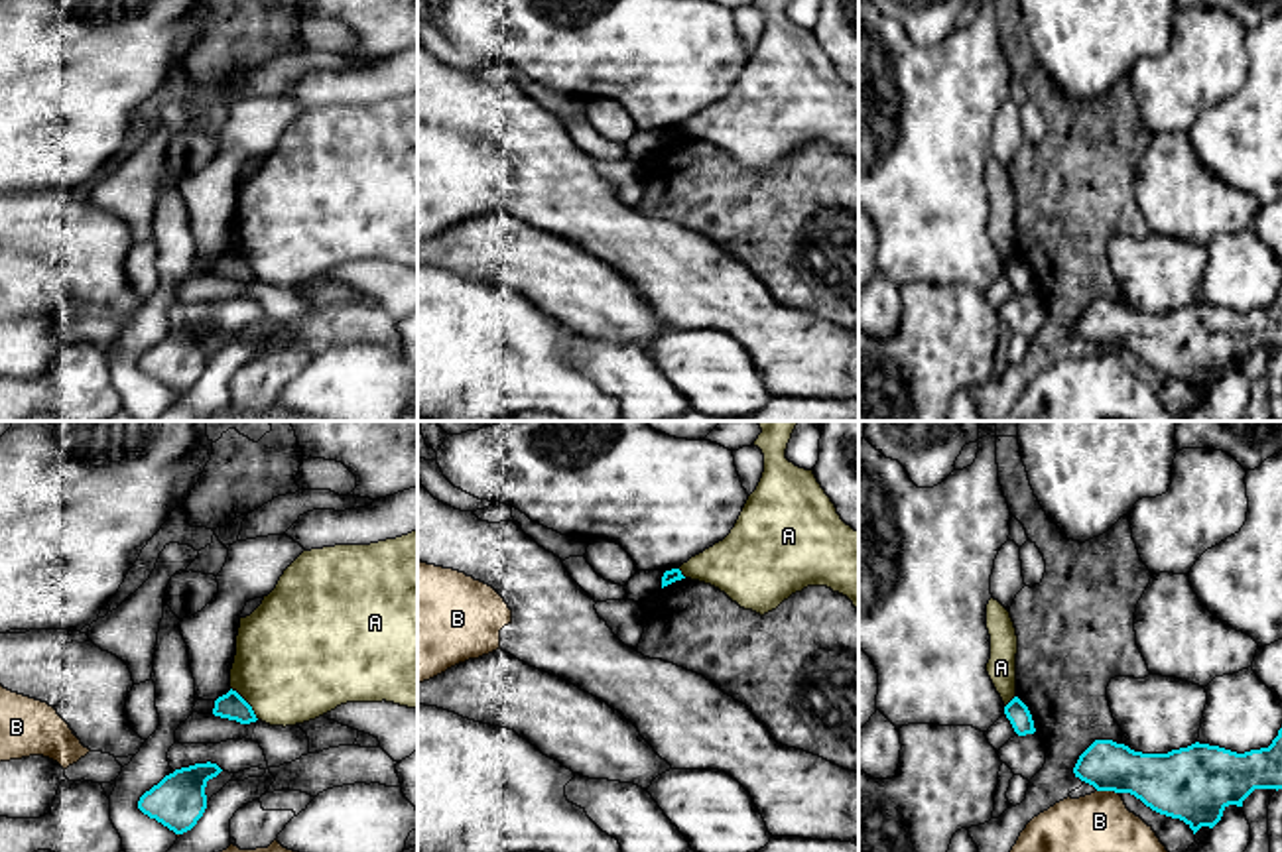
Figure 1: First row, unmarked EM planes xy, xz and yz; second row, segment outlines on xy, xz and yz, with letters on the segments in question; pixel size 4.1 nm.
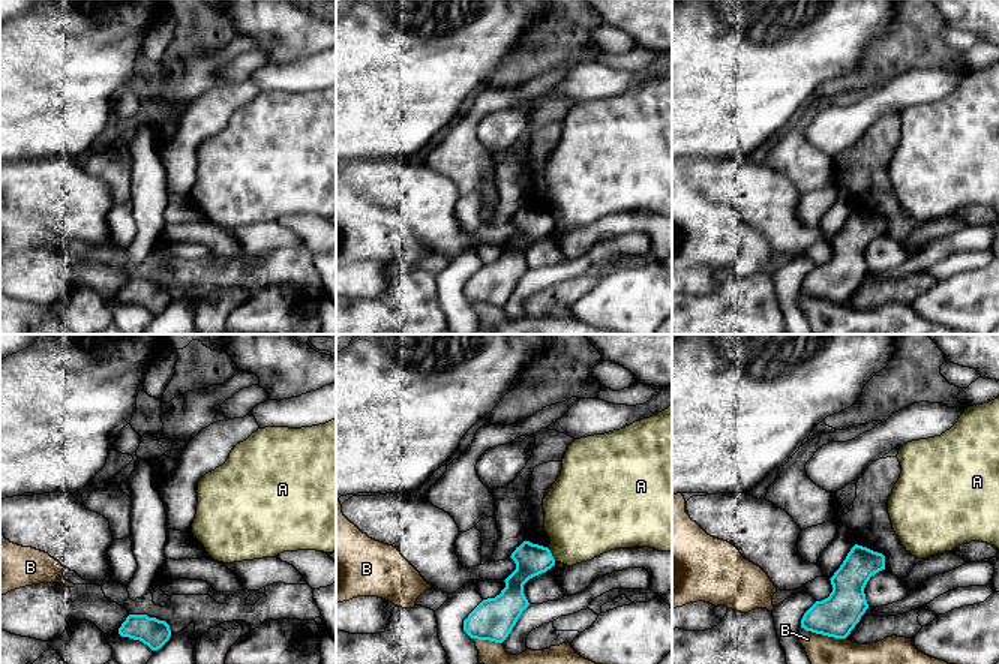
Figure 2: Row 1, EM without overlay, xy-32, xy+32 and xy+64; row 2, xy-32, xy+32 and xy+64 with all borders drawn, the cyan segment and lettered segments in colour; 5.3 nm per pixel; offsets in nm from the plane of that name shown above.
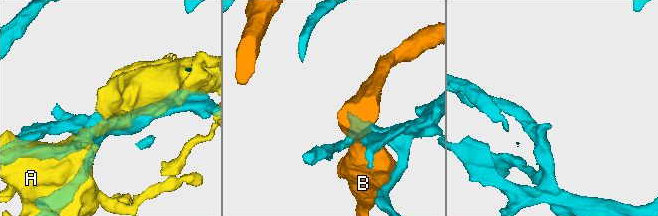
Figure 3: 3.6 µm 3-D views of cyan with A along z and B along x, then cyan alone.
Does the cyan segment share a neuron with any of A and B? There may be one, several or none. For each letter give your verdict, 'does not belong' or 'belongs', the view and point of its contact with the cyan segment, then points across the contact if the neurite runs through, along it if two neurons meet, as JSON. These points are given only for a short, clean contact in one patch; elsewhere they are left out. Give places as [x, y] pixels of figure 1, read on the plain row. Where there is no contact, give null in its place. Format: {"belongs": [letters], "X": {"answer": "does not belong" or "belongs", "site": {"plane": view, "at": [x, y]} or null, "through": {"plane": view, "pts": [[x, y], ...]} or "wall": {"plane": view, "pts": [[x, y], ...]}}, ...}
{"belongs": [], "A": {"answer": "does not belong", "site": {"plane": "xy", "at": [247, 262]}}, "B": {"answer": "does not belong", "site": {"plane": "yz", "at": [1107, 349]}}}

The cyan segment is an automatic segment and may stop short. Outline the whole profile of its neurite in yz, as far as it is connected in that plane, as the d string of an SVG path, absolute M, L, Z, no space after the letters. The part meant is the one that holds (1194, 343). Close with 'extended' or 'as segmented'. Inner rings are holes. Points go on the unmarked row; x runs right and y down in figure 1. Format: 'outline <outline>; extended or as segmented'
outline M1282 287L1268 307L1245 313L1199 301L1168 313L1142 313L1113 299L1095 299L1073 333L1097 350L1130 352L1152 370L1184 380L1195 394L1201 386L1213 388L1229 364L1243 366L1254 348L1282 348Z; as segmented

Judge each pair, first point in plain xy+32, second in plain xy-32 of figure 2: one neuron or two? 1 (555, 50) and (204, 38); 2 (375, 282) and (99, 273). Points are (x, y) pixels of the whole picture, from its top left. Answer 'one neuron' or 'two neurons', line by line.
1: one neuron
2: one neuron

